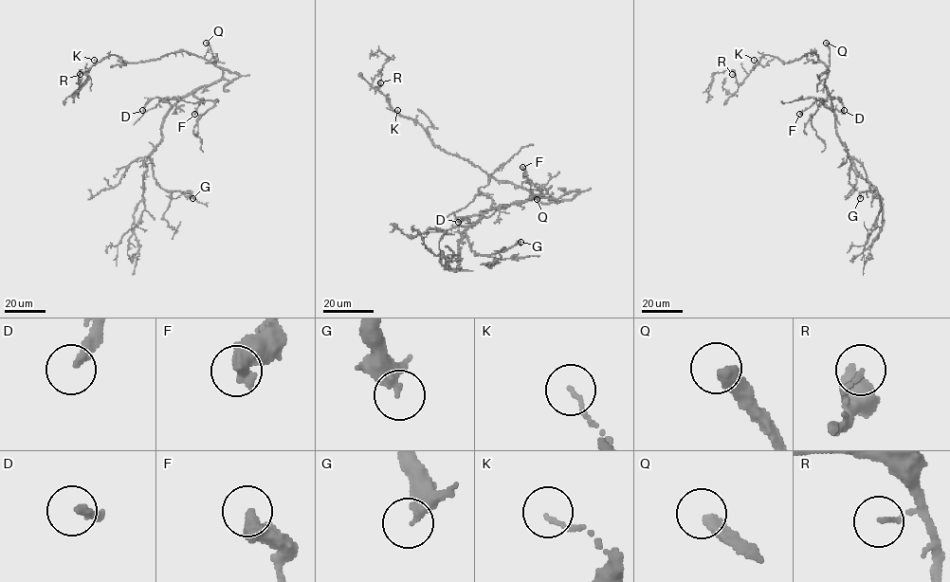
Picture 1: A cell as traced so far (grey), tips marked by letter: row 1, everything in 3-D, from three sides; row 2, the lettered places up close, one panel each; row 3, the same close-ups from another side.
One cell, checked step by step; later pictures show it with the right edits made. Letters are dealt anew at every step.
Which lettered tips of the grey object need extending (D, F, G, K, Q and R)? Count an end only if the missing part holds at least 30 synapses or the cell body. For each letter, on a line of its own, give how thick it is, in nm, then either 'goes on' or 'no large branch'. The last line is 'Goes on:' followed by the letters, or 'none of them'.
D: 240 nm | goes on
F: 600 nm | no large branch
G: 240 nm | no large branch
K: 90 nm | no large branch
Q: 420 nm | goes on
R: 110 nm | no large branch
Goes on: D, Q

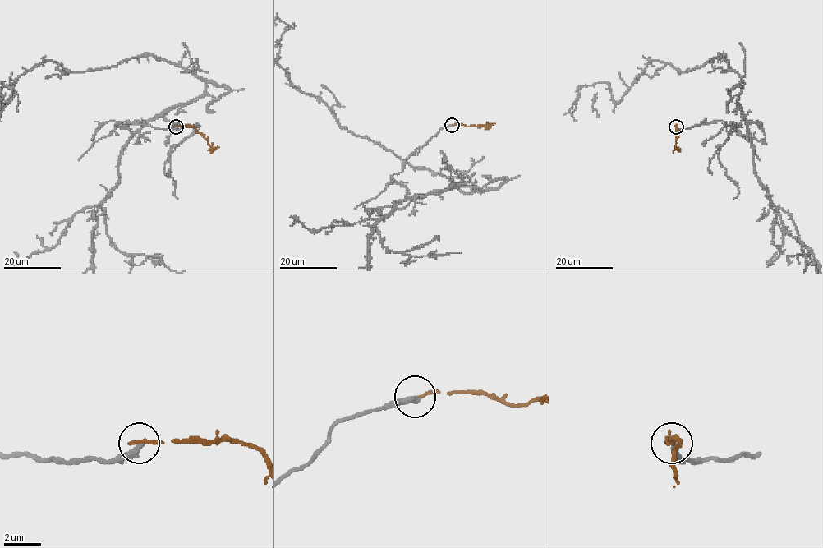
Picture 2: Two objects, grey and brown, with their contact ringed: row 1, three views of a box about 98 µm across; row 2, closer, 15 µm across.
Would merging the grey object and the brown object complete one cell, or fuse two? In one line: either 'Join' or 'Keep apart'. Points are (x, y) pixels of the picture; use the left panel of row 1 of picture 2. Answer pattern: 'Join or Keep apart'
Keep apart

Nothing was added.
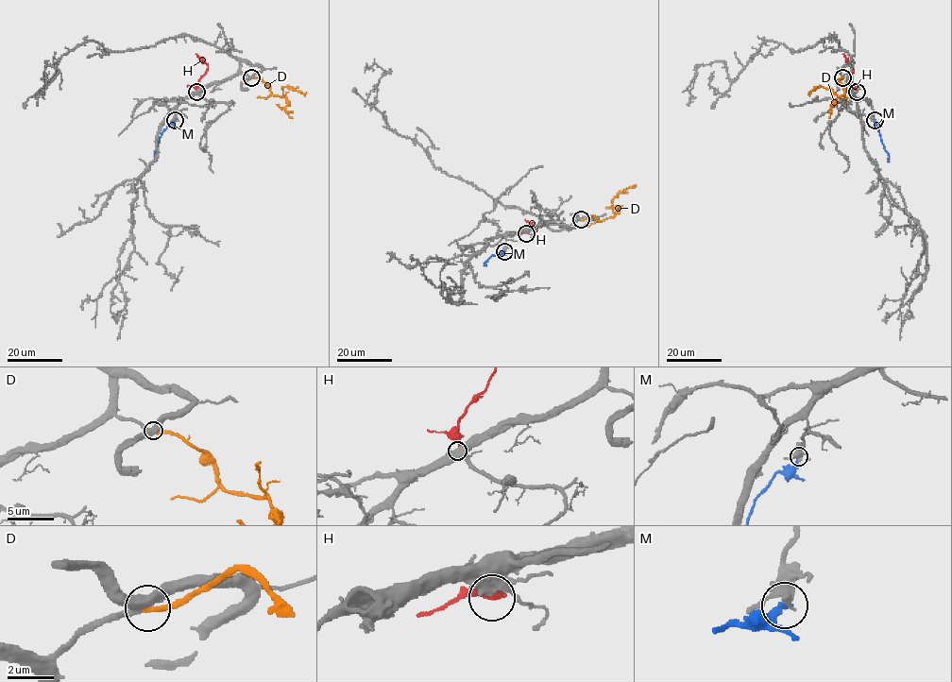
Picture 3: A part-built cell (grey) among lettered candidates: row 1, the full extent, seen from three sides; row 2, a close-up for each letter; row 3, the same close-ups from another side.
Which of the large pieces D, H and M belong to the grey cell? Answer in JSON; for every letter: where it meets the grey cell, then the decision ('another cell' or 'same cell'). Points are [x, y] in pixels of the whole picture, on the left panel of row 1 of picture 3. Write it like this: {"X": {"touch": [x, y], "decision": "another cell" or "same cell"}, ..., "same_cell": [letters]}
{"D": {"touch": [251, 77], "decision": "same cell"}, "H": {"touch": [196, 92], "decision": "another cell"}, "M": {"touch": [175, 120], "decision": "another cell"}, "same_cell": ["D"]}

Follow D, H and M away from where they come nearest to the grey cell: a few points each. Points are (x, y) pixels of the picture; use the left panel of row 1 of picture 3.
D: (251, 77), (263, 81), (271, 93), (280, 97), (284, 94), (283, 87), (293, 87), (304, 96)
H: (196, 92), (197, 81), (208, 65), (195, 53)
M: (175, 120), (161, 132), (154, 152), (154, 161)

